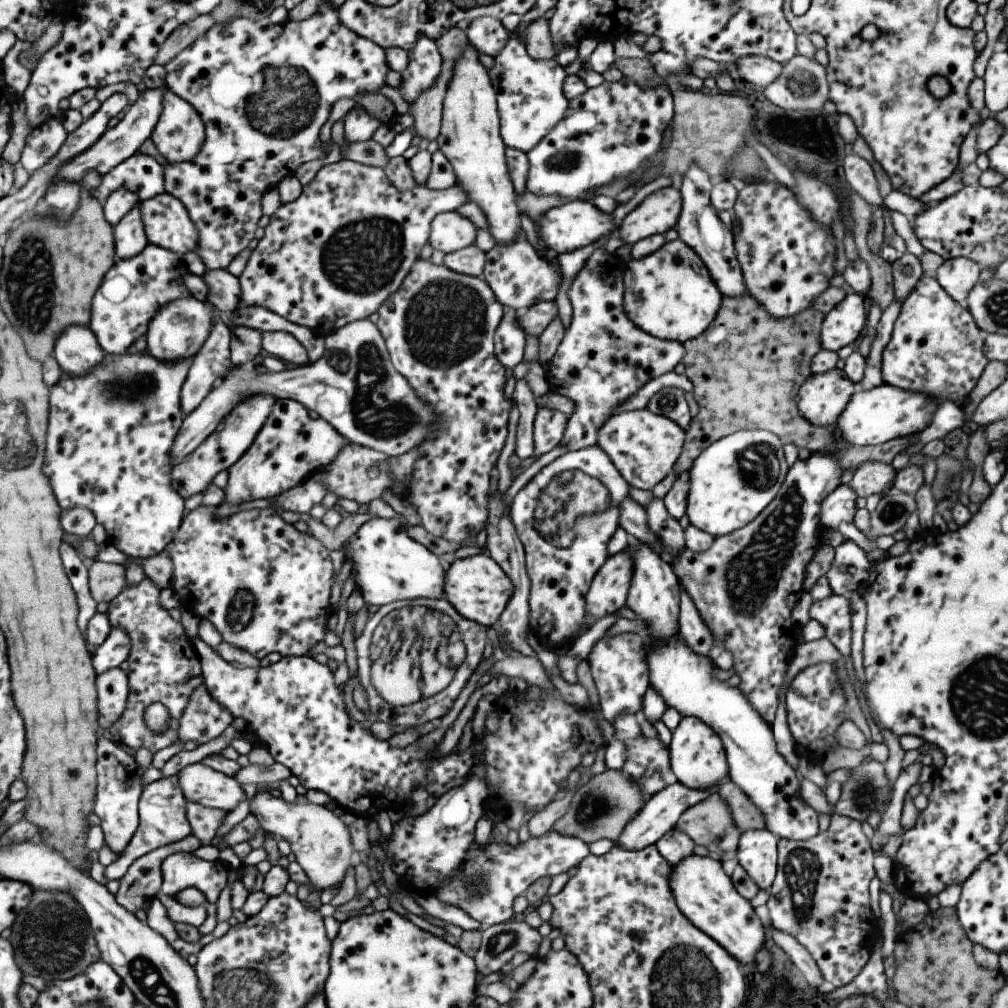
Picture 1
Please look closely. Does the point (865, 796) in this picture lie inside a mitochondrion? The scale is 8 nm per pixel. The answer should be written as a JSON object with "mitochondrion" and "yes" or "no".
{"mitochondrion":"yes"}

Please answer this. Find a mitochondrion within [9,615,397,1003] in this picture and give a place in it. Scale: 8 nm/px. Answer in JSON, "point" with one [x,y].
{"point":[59,947]}

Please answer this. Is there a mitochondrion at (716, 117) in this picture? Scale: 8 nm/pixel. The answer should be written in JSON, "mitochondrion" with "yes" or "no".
{"mitochondrion":"no"}

